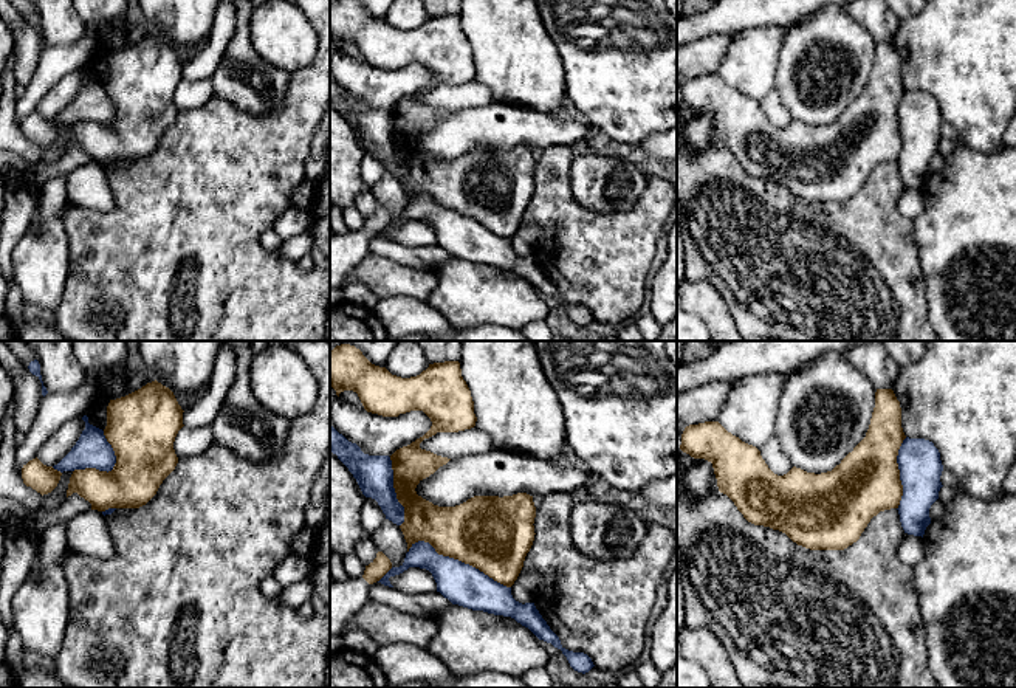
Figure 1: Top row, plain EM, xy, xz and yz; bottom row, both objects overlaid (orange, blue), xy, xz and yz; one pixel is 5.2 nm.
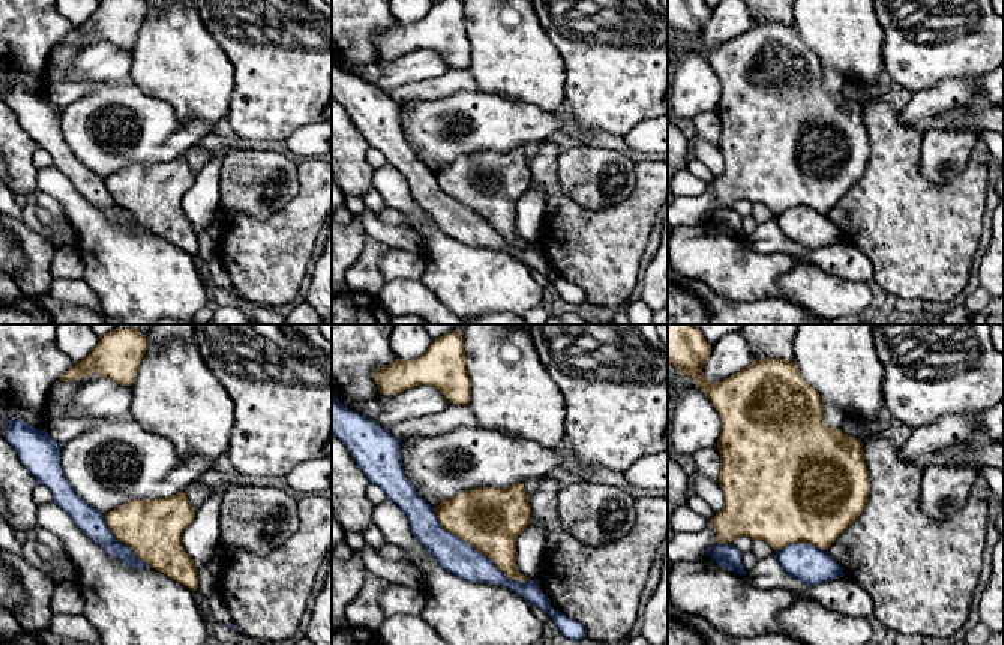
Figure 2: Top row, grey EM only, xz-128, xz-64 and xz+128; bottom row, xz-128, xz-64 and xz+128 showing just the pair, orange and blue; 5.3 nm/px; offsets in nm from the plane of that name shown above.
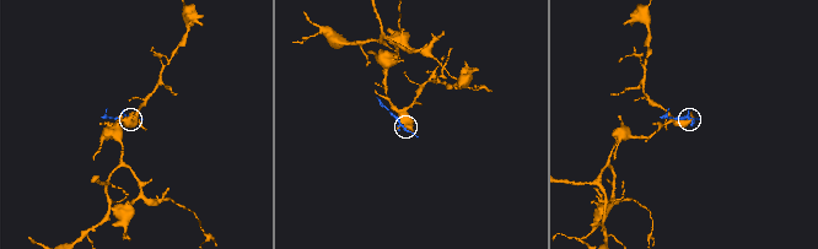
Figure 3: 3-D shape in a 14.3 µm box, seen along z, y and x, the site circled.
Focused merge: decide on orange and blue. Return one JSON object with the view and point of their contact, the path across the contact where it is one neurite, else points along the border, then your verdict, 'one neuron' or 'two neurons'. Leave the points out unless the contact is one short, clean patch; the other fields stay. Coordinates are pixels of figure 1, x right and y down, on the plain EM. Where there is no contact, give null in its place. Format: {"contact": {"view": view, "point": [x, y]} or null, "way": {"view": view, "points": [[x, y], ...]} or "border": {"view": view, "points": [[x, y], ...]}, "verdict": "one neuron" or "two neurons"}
{"contact": {"view": "xz", "point": [459, 213]}, "verdict": "two neurons"}

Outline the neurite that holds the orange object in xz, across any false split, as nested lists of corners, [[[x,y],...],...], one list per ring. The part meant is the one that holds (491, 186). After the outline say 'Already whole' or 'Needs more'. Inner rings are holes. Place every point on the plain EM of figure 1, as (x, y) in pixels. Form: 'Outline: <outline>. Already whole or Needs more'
Outline: [[[335,0],[330,3],[330,39],[339,50],[344,43],[358,46],[364,62],[383,70],[398,70],[410,64],[423,64],[432,74],[431,82],[392,108],[393,141],[398,155],[404,160],[404,175],[400,178],[409,201],[418,195],[429,195],[438,208],[469,217],[494,234],[511,240],[517,232],[527,206],[534,194],[536,160],[533,149],[474,149],[455,160],[438,160],[417,147],[417,138],[434,127],[451,112],[421,102],[420,96],[437,85],[458,85],[475,79],[474,54],[462,29],[458,14],[429,17],[417,29],[401,31],[386,20],[372,17],[356,0]]]. Already whole

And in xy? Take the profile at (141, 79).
Outline: [[[156,33],[110,53],[104,88],[116,116],[108,126],[74,122],[67,150],[77,146],[98,164],[146,158],[178,116],[173,95],[184,79],[183,65],[173,45]]]. Already whole

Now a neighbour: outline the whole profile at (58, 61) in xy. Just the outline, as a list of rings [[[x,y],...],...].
[[[88,33],[71,45],[48,45],[39,60],[33,81],[17,98],[15,119],[22,121],[36,112],[43,95],[70,73],[90,65],[98,50],[98,40]]]

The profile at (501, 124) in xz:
[[[505,101],[451,112],[420,133],[415,144],[438,160],[455,160],[474,149],[513,149],[527,146],[544,150],[585,139],[590,126],[582,116],[561,121],[550,115]]]

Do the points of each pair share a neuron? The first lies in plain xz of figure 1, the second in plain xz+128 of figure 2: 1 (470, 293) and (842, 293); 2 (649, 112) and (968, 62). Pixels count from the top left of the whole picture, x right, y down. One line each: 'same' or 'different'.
1: same
2: same

